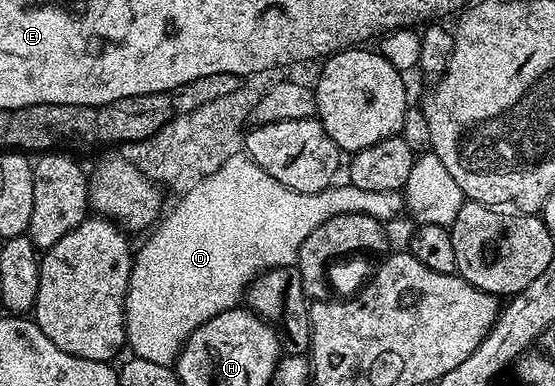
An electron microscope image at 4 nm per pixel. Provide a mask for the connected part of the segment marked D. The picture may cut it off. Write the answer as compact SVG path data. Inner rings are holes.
M236 155L230 157L228 161L226 161L223 165L212 168L210 172L208 172L207 178L201 183L197 183L191 189L188 189L186 193L182 194L178 198L179 201L175 205L175 210L172 211L171 214L164 216L162 220L158 222L158 225L154 228L154 231L150 234L151 238L148 239L147 242L144 243L143 246L138 246L137 252L134 254L132 263L131 263L131 274L129 275L129 279L127 280L127 294L125 295L125 331L127 332L127 340L125 342L126 348L130 350L132 354L136 357L140 357L141 359L149 359L149 363L161 363L162 365L171 365L174 362L175 358L178 357L180 351L183 349L183 345L189 339L189 335L193 335L193 331L197 331L197 327L201 327L204 325L206 321L209 319L213 319L217 315L221 315L221 311L229 311L230 309L236 308L240 304L239 301L243 297L243 292L246 291L247 285L249 286L254 282L255 278L259 276L259 274L264 273L267 269L276 269L277 267L285 267L286 265L295 265L299 260L299 252L301 251L301 243L305 243L305 239L309 239L309 235L313 232L317 227L321 227L321 223L325 223L325 219L329 219L330 217L336 217L339 213L365 213L370 217L377 219L378 221L384 223L390 223L391 220L394 219L395 216L400 212L401 214L405 209L405 198L398 189L394 189L393 191L361 191L361 187L357 187L356 185L352 185L350 183L344 183L344 185L339 185L340 183L332 184L330 187L326 189L322 189L321 191L317 191L316 193L302 193L301 191L293 191L289 187L285 187L281 183L277 183L277 179L273 179L273 175L269 175L266 173L260 165L256 165L254 161L251 160L250 157L246 155Z

